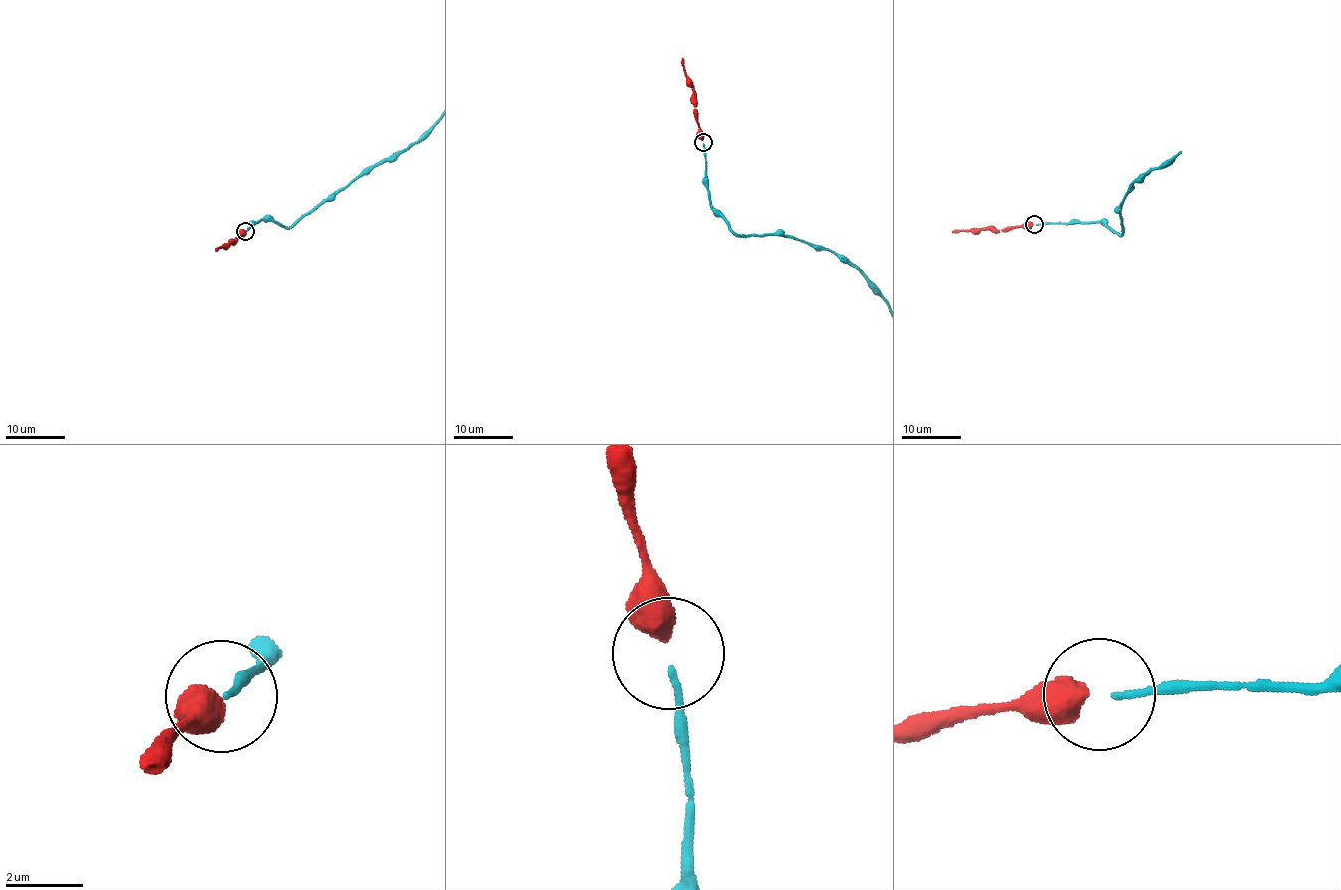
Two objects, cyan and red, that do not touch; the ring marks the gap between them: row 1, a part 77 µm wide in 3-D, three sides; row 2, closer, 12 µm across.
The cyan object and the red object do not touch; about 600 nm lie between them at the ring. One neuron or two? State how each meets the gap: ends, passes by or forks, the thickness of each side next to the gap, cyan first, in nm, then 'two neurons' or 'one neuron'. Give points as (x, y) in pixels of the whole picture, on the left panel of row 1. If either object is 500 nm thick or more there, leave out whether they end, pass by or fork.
calibres 150 and 700 nm; one neuron

